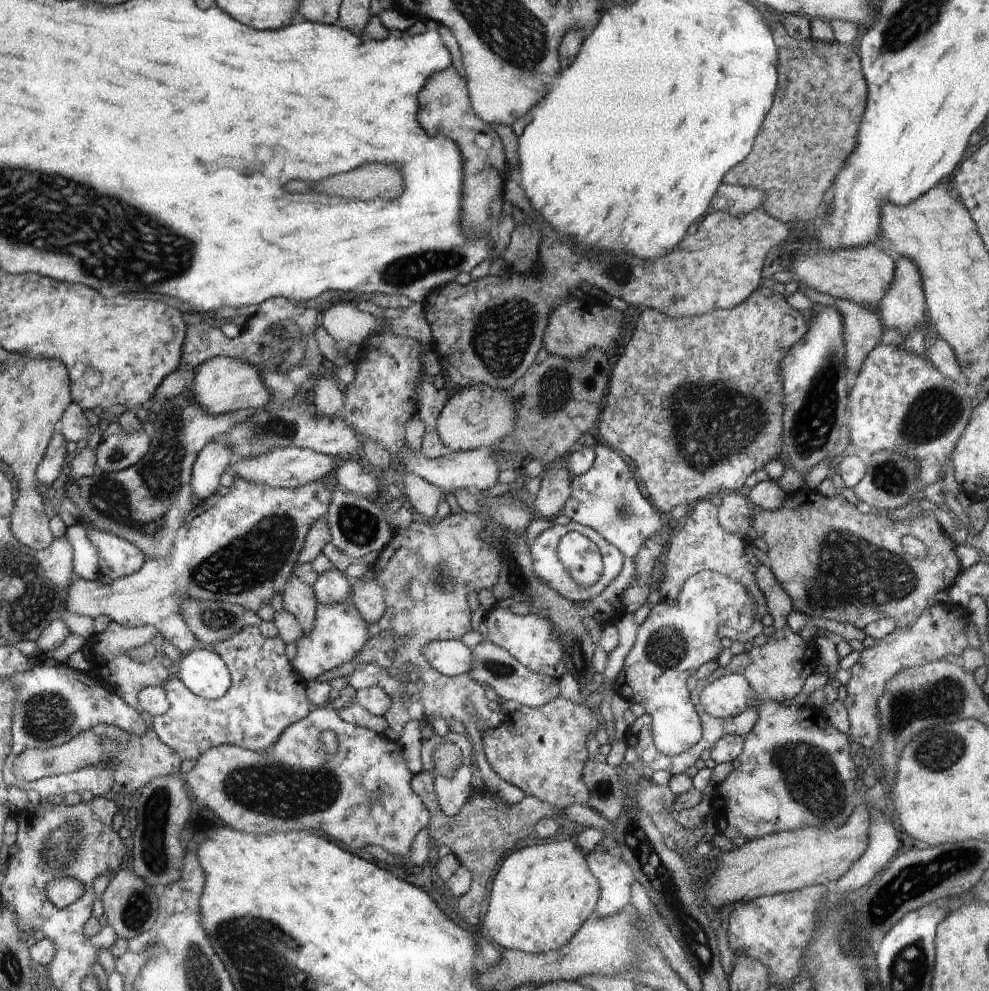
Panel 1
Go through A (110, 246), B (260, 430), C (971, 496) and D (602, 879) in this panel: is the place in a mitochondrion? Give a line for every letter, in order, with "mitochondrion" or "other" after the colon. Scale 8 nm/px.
A: mitochondrion
B: mitochondrion
C: other
D: other

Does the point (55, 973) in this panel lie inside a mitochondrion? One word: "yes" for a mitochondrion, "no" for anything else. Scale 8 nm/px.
no

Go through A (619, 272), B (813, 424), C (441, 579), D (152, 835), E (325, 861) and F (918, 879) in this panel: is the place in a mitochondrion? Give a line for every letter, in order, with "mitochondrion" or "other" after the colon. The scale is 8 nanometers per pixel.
A: mitochondrion
B: mitochondrion
C: mitochondrion
D: mitochondrion
E: other
F: mitochondrion

